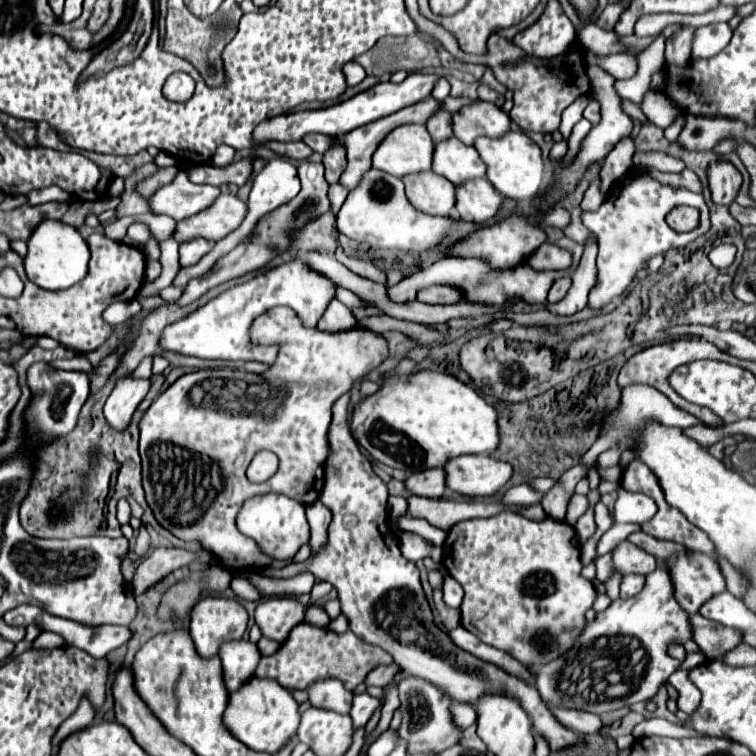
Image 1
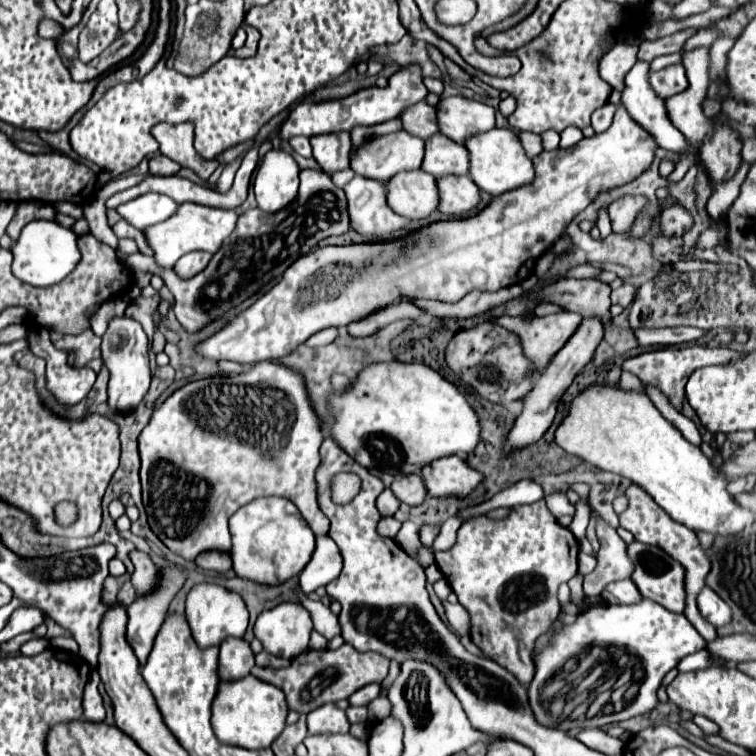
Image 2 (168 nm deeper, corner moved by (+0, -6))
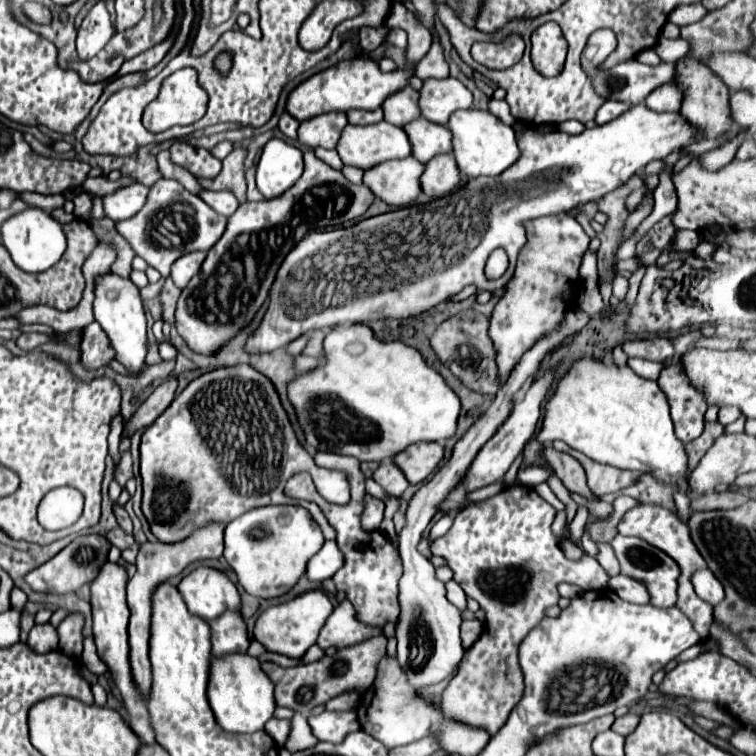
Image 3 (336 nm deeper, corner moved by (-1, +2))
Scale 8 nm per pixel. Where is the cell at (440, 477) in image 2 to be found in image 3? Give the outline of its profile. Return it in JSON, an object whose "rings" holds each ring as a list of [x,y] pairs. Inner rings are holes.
{"rings":[[[414,443],[414,447],[406,447],[394,455],[394,463],[402,469],[404,477],[410,485],[422,483],[442,461],[444,447],[440,443]]]}

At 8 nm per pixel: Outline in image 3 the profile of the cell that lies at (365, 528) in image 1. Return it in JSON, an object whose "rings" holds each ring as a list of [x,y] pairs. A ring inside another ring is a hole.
{"rings":[[[316,453],[314,457],[318,467],[324,469],[336,469],[346,473],[348,481],[350,481],[350,491],[352,491],[352,501],[346,505],[334,505],[328,503],[322,495],[316,493],[316,487],[310,479],[308,473],[298,473],[294,477],[288,479],[284,493],[288,497],[294,499],[306,499],[306,501],[314,501],[322,513],[326,515],[328,523],[336,529],[338,537],[338,547],[342,549],[344,557],[346,557],[346,565],[336,573],[334,583],[338,591],[346,591],[348,599],[352,601],[352,605],[356,607],[358,619],[372,625],[372,627],[384,627],[386,621],[396,621],[398,613],[400,613],[400,605],[396,599],[396,581],[402,575],[402,565],[398,561],[398,553],[396,549],[390,545],[390,541],[380,533],[380,531],[372,531],[366,533],[360,529],[360,515],[362,515],[362,499],[366,495],[364,489],[364,475],[360,471],[360,461],[354,457],[346,457],[346,455],[336,455],[336,453]]]}

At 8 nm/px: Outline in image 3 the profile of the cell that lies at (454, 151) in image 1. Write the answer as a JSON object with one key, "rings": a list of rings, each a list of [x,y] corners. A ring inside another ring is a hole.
{"rings":[[[414,119],[404,131],[412,143],[412,157],[420,163],[430,161],[438,153],[452,151],[452,135],[444,125],[430,123],[428,119]]]}

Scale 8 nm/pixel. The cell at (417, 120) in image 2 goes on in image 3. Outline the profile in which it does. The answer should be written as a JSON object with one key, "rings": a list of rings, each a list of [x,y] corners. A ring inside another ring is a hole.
{"rings":[[[410,85],[402,87],[402,91],[390,95],[390,99],[386,99],[386,103],[382,103],[382,111],[384,111],[384,119],[392,125],[406,125],[412,119],[420,117],[418,111],[418,91],[414,91]]]}

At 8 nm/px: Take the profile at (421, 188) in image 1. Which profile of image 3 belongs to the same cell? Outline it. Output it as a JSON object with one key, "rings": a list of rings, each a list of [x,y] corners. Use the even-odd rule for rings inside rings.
{"rings":[[[406,157],[378,163],[378,167],[366,169],[362,179],[378,199],[390,203],[392,207],[406,207],[420,195],[418,179],[422,171],[422,163],[418,163],[414,157]]]}

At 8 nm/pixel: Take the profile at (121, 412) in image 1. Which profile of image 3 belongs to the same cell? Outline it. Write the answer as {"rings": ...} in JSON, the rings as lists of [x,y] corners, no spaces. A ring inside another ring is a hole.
{"rings":[[[112,273],[98,275],[94,279],[94,317],[112,341],[116,359],[132,373],[138,373],[146,359],[146,315],[138,287],[130,279],[116,277]]]}

